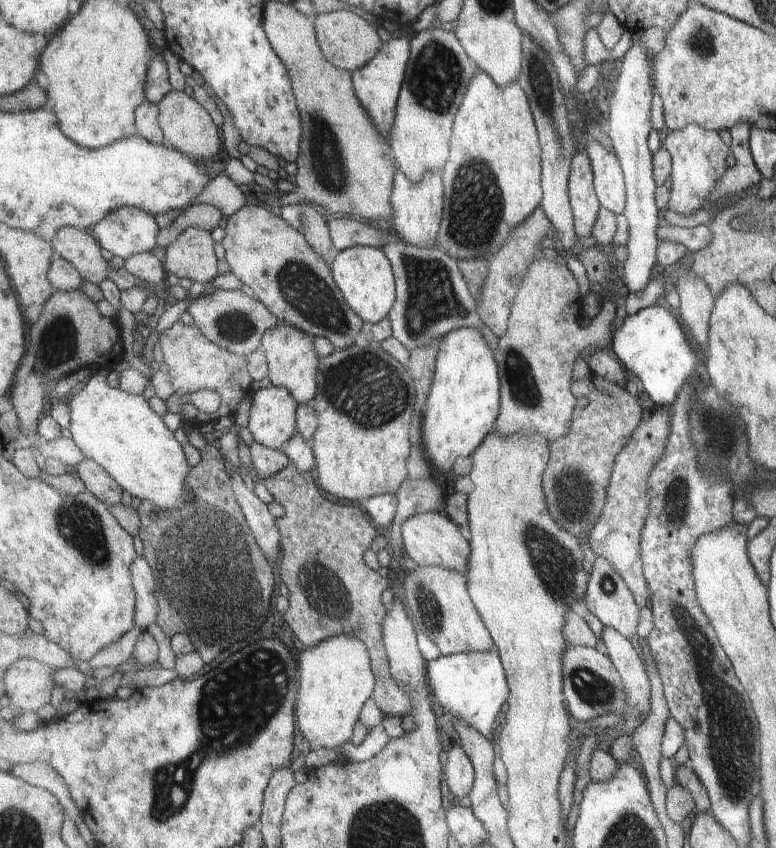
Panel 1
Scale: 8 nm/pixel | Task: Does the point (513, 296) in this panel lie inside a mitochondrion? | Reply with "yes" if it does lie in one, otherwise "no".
no

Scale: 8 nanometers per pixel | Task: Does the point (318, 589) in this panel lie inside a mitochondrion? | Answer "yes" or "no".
yes

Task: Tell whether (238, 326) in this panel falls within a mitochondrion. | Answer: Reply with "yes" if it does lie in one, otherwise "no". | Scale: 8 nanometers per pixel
yes

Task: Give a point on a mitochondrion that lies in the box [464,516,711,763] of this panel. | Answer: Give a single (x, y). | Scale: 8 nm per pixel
(553, 559)

